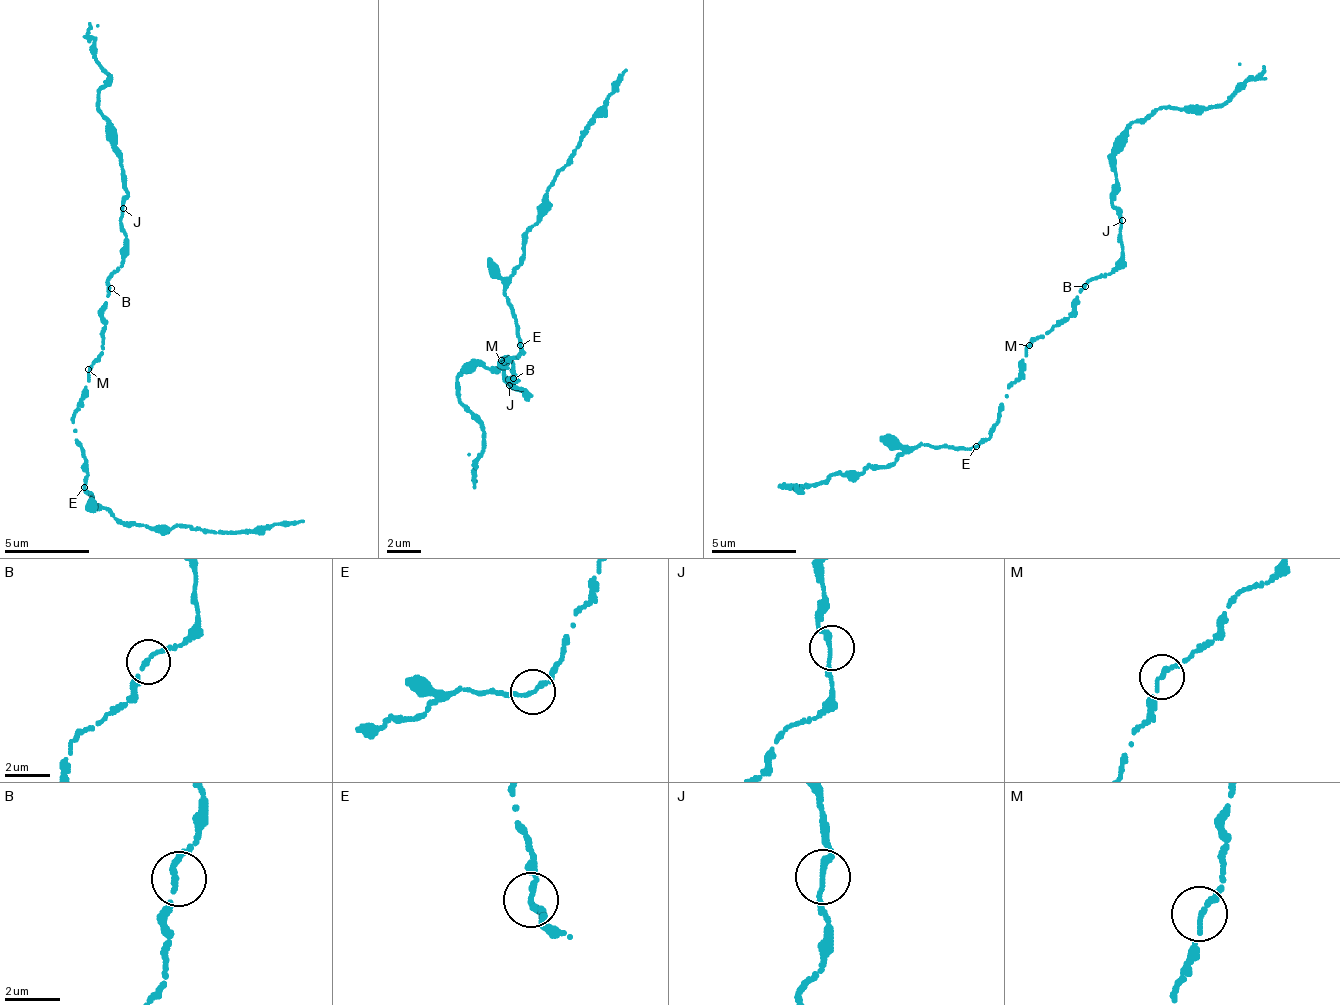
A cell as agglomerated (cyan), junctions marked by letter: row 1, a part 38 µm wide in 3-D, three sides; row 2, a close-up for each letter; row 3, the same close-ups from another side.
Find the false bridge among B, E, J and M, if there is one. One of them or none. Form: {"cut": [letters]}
{"cut": []}

